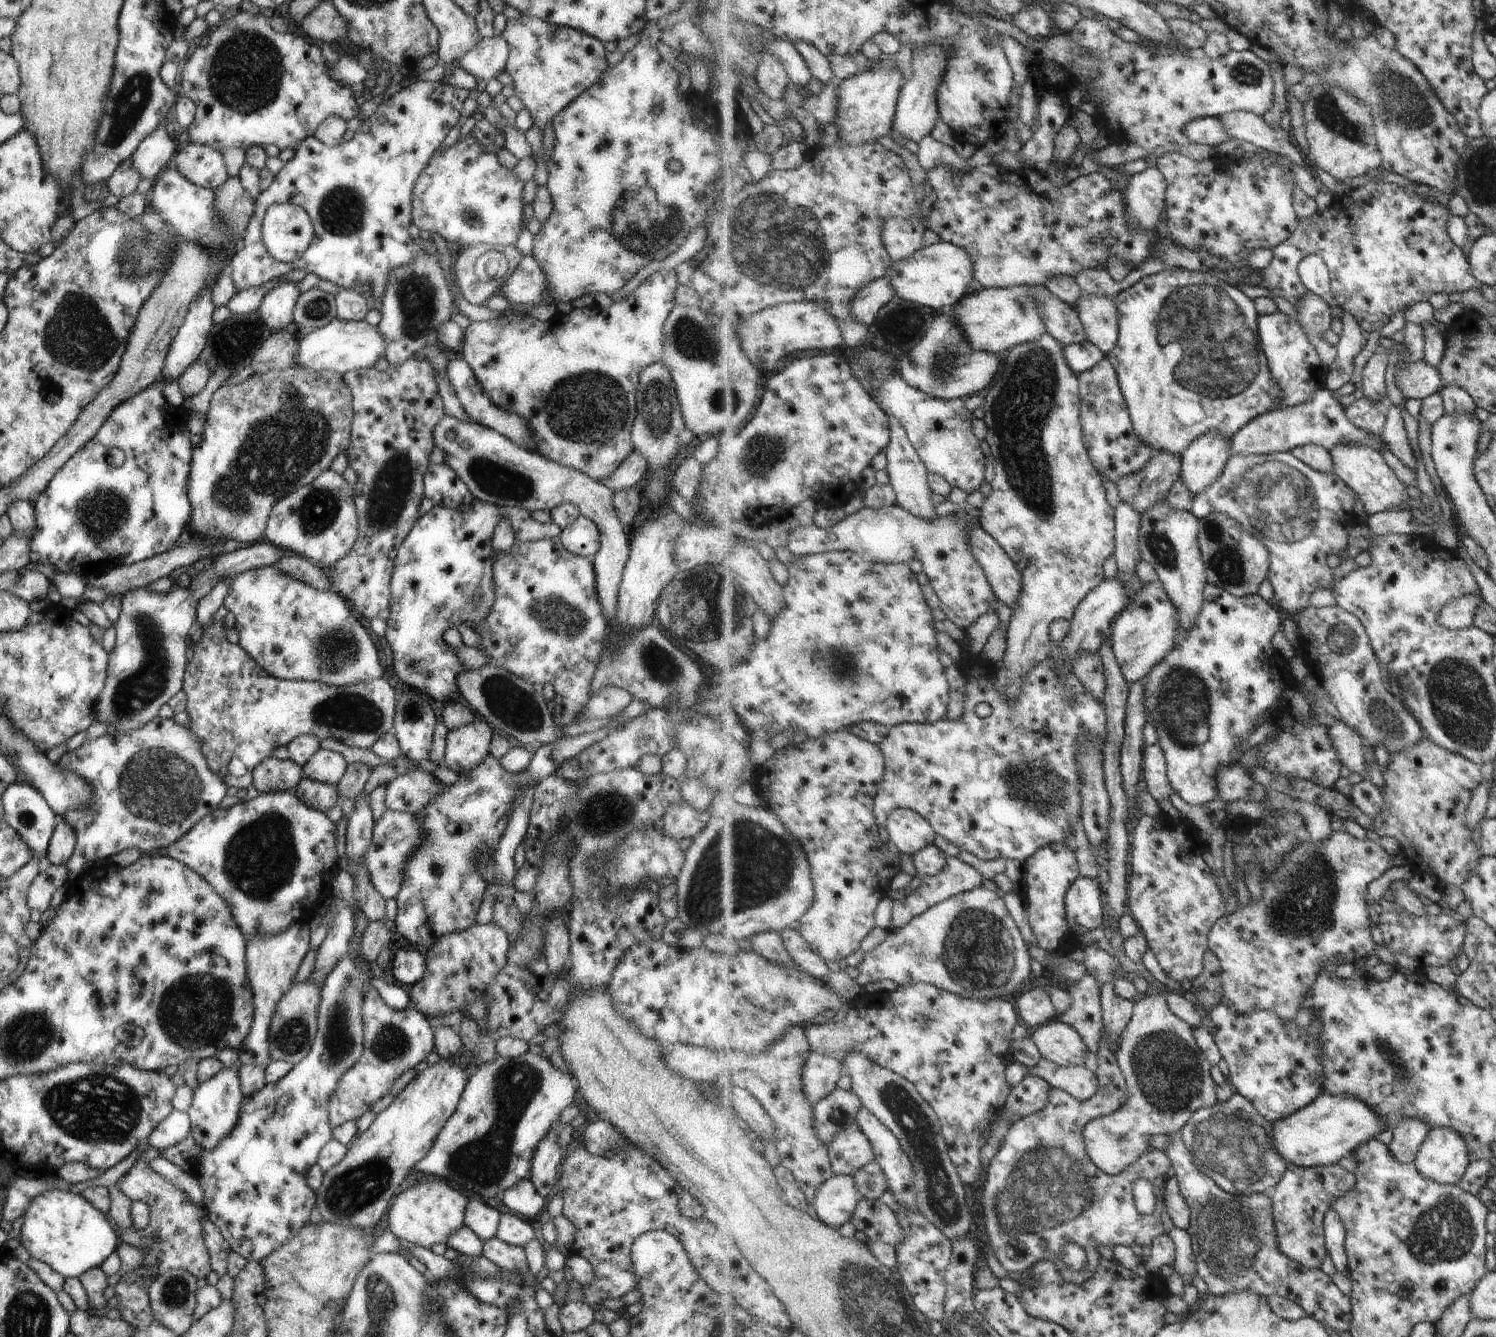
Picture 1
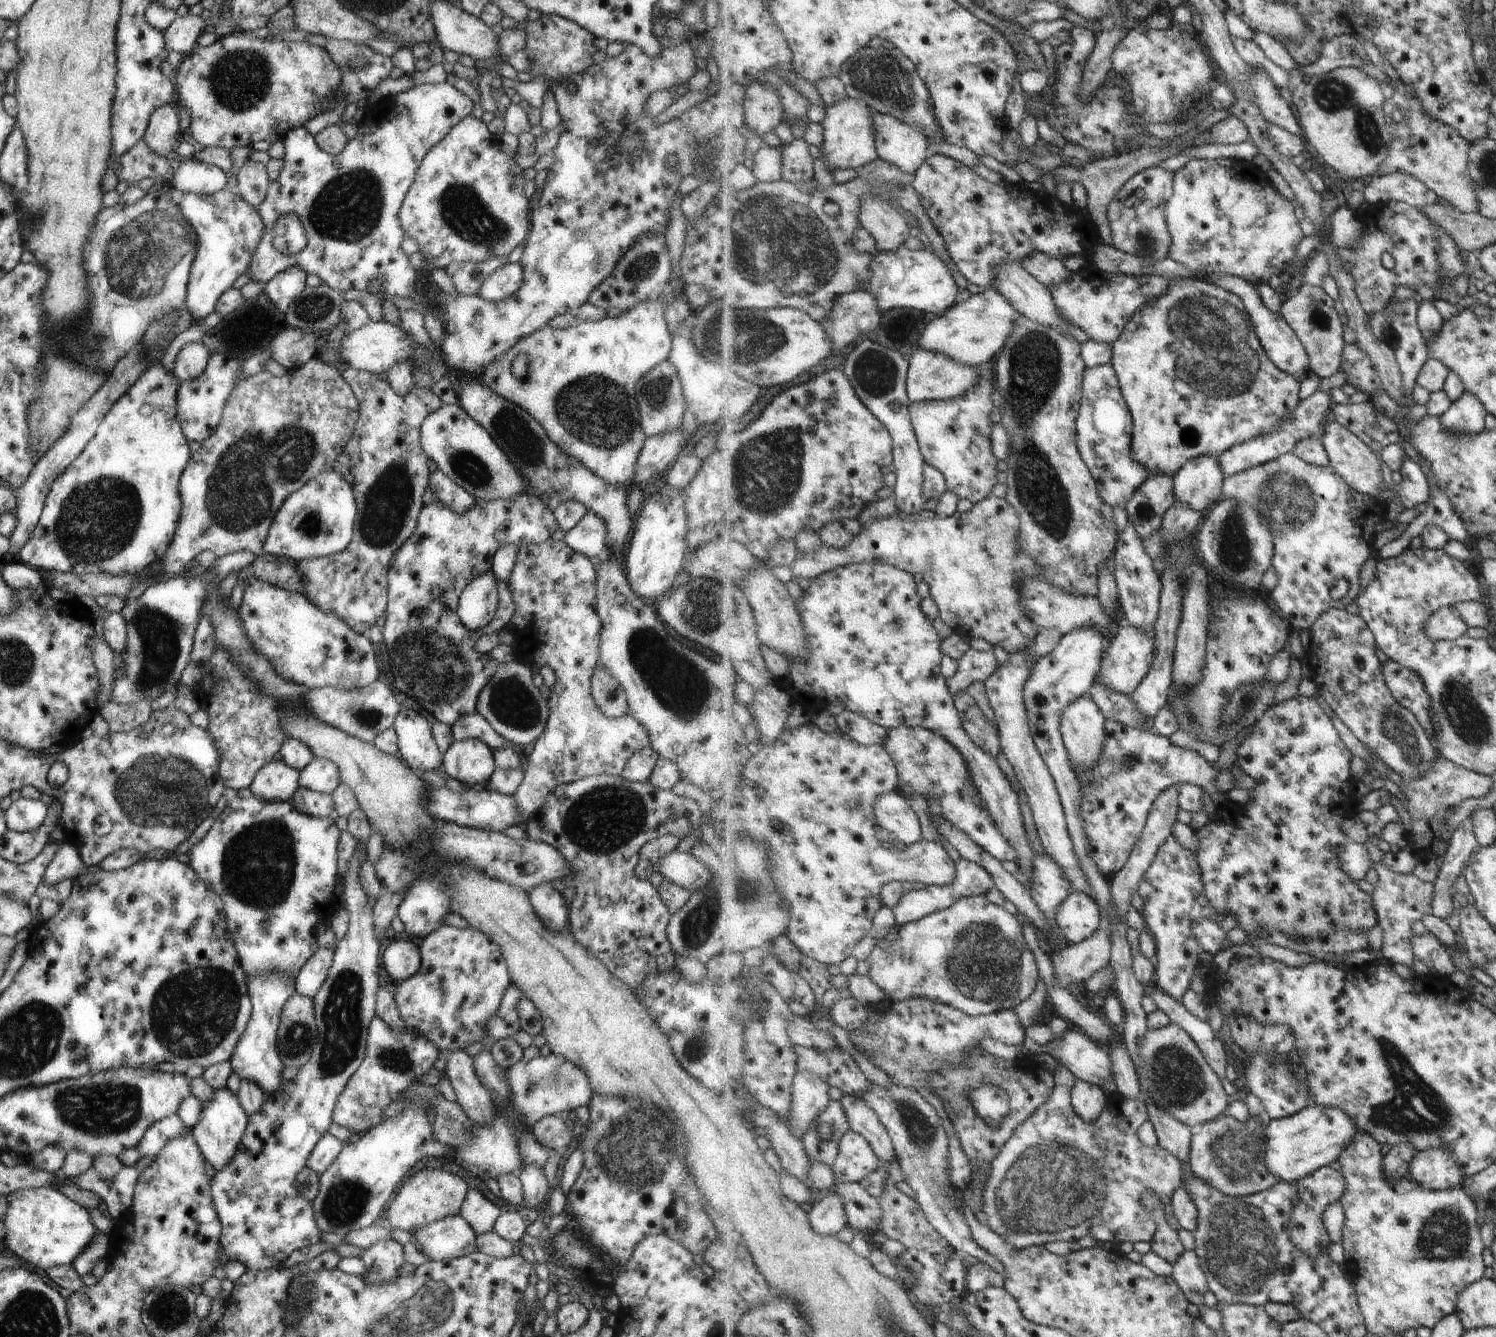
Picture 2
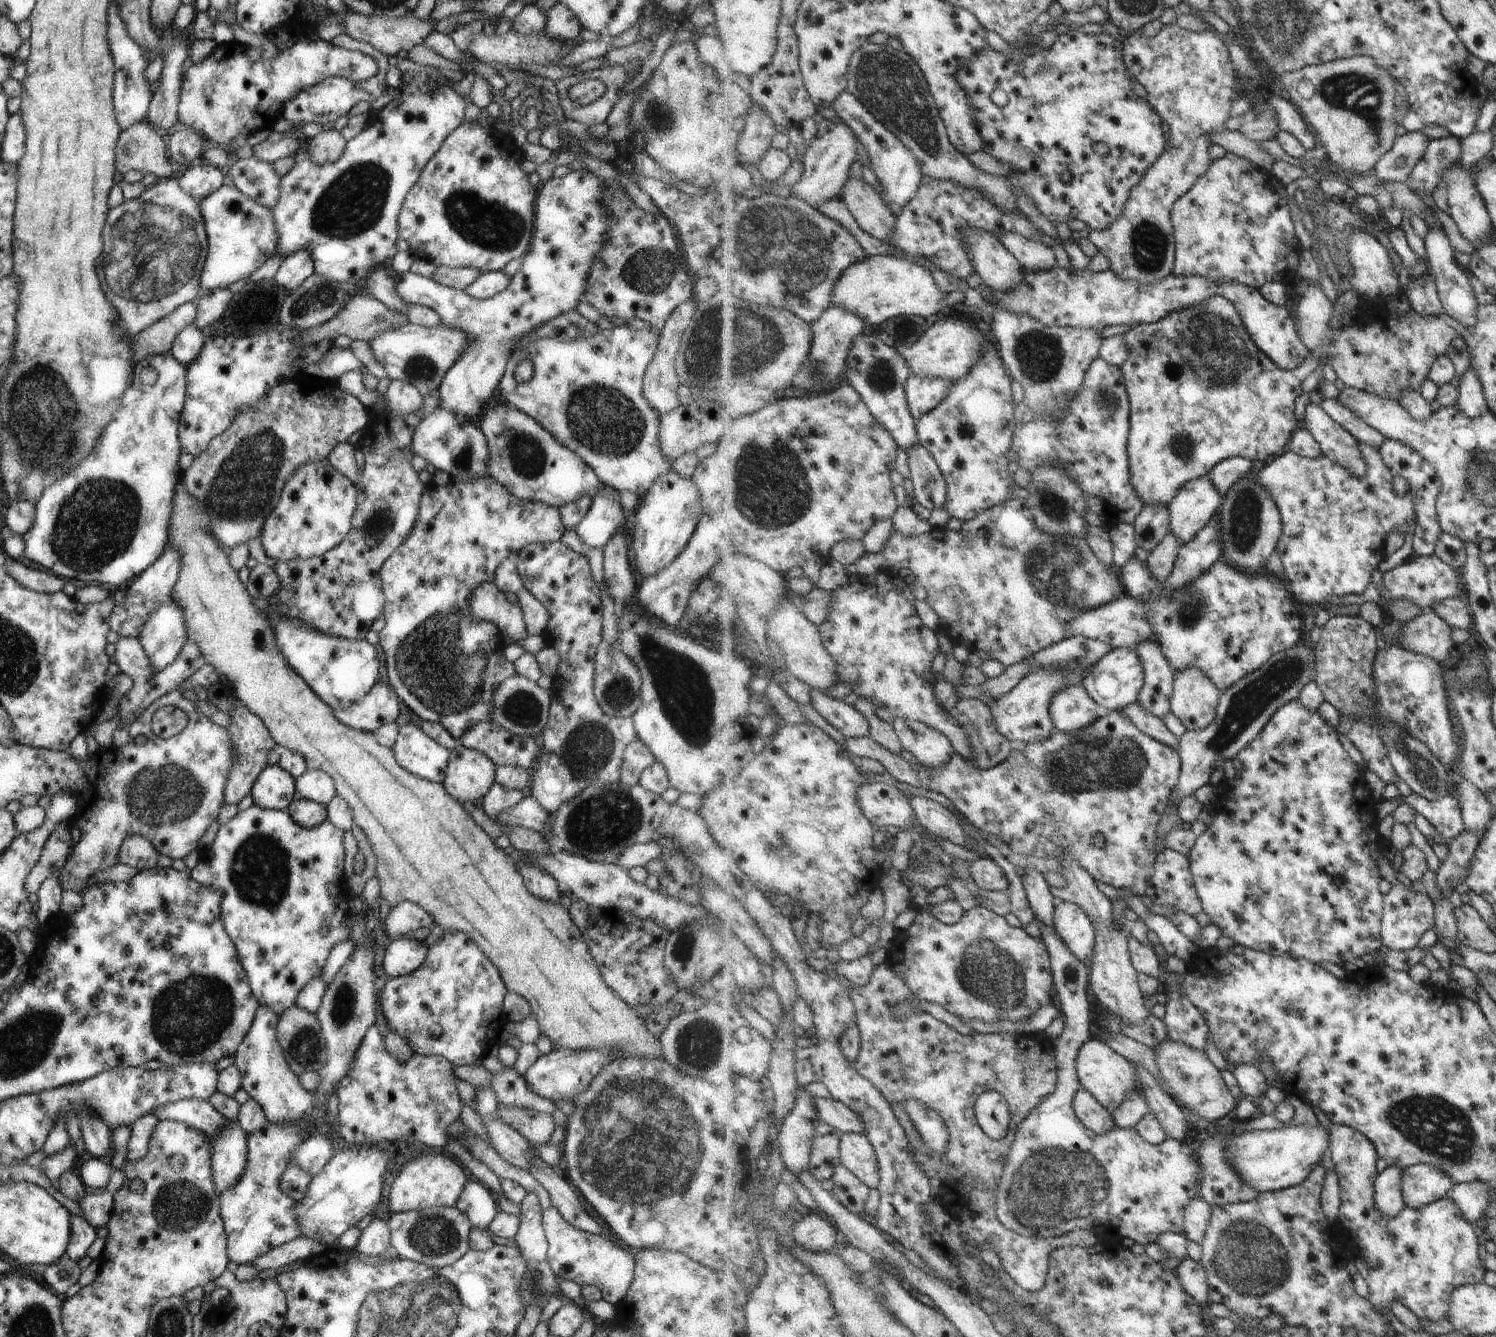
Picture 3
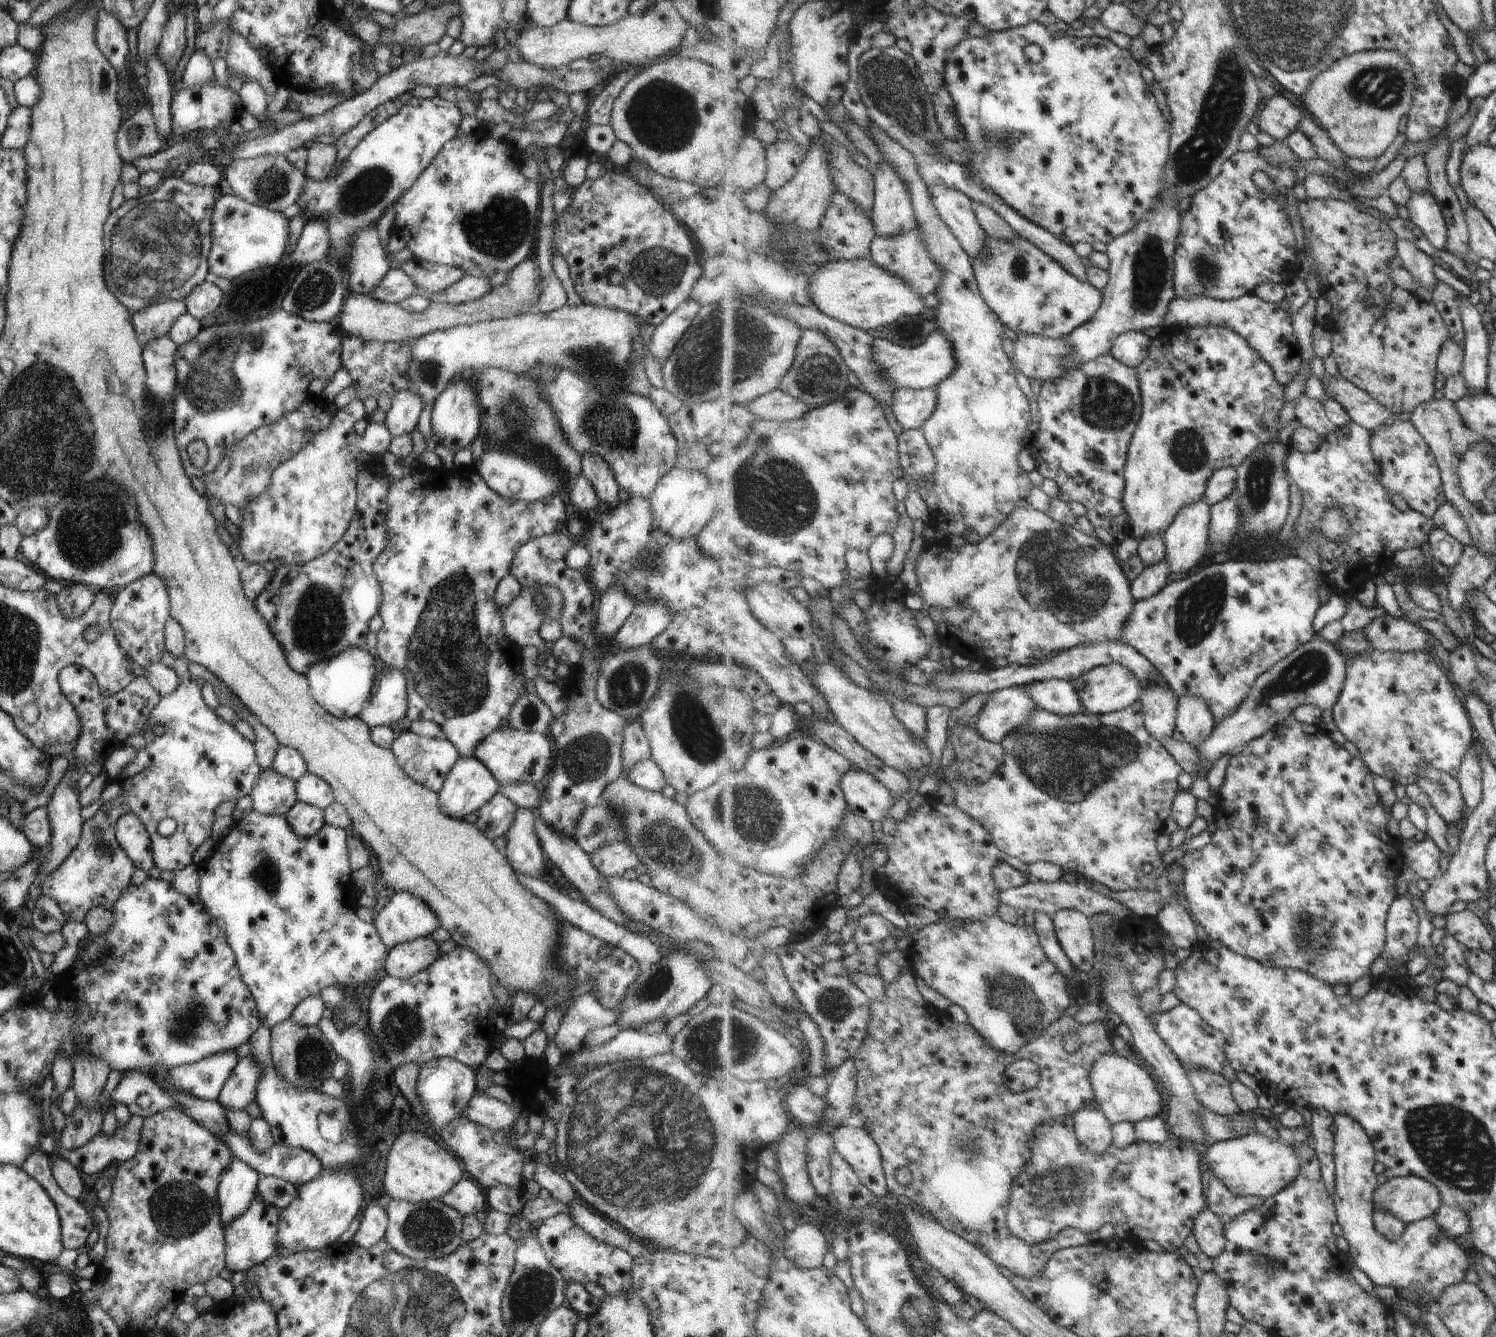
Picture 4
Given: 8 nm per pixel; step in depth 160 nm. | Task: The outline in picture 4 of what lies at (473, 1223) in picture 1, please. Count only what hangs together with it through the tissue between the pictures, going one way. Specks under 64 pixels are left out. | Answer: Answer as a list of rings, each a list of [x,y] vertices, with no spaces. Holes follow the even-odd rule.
[[[461,1177],[445,1194],[436,1199],[462,1215],[475,1215],[485,1206],[485,1196],[481,1194],[481,1186],[469,1178]]]

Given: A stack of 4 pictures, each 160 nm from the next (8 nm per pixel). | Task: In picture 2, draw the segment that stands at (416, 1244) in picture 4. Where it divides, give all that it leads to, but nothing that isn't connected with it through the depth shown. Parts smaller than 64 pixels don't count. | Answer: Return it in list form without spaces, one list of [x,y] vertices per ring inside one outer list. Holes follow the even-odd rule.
[[[459,1214],[415,1228],[410,1234],[417,1240],[420,1253],[431,1261],[463,1257],[476,1251],[476,1235]]]

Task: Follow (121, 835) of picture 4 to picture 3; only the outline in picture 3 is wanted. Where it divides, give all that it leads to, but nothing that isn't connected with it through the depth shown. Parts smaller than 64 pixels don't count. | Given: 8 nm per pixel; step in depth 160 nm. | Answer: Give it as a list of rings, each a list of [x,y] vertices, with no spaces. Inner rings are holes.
[[[133,833],[126,836],[119,845],[117,858],[119,864],[132,866],[140,871],[155,867],[157,854],[153,845],[144,836]]]

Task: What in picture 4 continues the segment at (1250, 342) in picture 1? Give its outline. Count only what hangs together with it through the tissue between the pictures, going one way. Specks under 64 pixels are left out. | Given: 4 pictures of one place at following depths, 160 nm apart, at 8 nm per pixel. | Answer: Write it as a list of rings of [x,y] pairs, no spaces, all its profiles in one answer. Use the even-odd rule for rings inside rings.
[[[1176,327],[1162,329],[1162,332],[1152,339],[1149,356],[1146,361],[1137,369],[1142,390],[1143,414],[1136,431],[1130,449],[1128,452],[1128,461],[1126,462],[1125,480],[1126,489],[1124,492],[1124,507],[1128,514],[1128,523],[1132,530],[1132,536],[1139,539],[1140,542],[1145,537],[1163,536],[1164,532],[1172,526],[1176,516],[1184,510],[1185,507],[1199,503],[1205,496],[1208,486],[1208,480],[1212,474],[1225,467],[1240,467],[1253,452],[1261,445],[1272,443],[1277,440],[1275,436],[1279,434],[1279,414],[1285,406],[1283,392],[1285,387],[1276,379],[1273,369],[1266,360],[1251,345],[1233,329],[1227,327]]]

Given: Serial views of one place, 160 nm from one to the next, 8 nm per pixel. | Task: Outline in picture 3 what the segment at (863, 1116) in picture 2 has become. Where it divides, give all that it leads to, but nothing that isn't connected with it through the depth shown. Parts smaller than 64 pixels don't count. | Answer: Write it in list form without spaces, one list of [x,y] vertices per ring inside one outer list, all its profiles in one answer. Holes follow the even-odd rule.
[[[831,1096],[828,1099],[821,1097],[812,1098],[815,1110],[818,1114],[820,1124],[826,1124],[835,1128],[842,1133],[865,1133],[864,1122],[860,1115],[858,1115],[849,1105],[844,1102],[838,1101],[835,1097]]]

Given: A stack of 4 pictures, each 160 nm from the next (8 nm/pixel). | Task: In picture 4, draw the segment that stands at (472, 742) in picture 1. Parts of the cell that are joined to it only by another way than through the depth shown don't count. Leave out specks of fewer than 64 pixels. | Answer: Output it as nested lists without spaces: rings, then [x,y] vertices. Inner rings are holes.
[[[458,756],[437,793],[439,810],[450,817],[462,819],[465,814],[481,808],[499,787],[479,760]]]

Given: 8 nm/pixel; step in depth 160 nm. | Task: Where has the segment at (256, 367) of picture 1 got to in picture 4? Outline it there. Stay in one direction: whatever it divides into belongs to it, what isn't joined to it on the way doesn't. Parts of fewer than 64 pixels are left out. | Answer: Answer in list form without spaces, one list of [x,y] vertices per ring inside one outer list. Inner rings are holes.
[[[532,255],[516,264],[506,274],[502,284],[491,287],[483,296],[461,304],[429,303],[421,312],[402,311],[396,303],[382,303],[367,295],[348,294],[335,323],[339,332],[360,336],[363,340],[380,343],[407,341],[437,329],[448,329],[457,325],[472,325],[481,321],[511,318],[521,313],[536,310],[537,298],[541,292],[541,276]]]

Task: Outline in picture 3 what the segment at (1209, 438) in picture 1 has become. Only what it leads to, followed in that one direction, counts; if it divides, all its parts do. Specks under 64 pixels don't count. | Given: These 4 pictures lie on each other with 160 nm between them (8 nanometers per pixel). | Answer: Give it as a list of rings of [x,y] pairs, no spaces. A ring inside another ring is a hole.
[[[1207,477],[1187,483],[1168,506],[1170,528],[1183,547],[1192,543],[1219,511],[1223,496]]]

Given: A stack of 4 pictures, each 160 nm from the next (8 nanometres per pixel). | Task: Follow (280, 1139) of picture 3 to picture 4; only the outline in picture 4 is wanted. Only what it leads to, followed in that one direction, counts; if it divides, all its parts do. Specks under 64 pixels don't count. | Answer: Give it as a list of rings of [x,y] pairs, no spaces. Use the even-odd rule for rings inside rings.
[[[255,1194],[245,1212],[229,1221],[224,1228],[224,1267],[227,1270],[232,1273],[246,1271],[253,1265],[263,1262],[275,1252],[274,1236],[280,1210],[262,1203],[260,1197]]]

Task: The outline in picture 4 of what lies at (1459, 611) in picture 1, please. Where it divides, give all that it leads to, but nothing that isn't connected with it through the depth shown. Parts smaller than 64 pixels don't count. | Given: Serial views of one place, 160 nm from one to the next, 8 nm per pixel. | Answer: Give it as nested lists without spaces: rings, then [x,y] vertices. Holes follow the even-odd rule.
[[[1383,615],[1382,617],[1377,617],[1373,619],[1373,622],[1366,626],[1362,631],[1364,632],[1365,638],[1369,641],[1370,646],[1375,650],[1380,651],[1399,651],[1400,653],[1410,653],[1415,651],[1431,651],[1431,646],[1429,646],[1429,636],[1427,636],[1426,630],[1423,628],[1421,623],[1421,628],[1415,626],[1414,623],[1405,621],[1403,619],[1398,619],[1389,615]]]

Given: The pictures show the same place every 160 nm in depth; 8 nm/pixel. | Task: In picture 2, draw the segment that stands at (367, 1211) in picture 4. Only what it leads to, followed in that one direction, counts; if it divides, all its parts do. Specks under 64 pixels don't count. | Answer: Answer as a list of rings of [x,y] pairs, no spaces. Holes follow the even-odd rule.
[[[389,1238],[373,1242],[369,1248],[363,1249],[358,1258],[365,1268],[362,1275],[367,1284],[395,1280],[399,1276],[398,1269],[405,1262],[402,1246]]]

